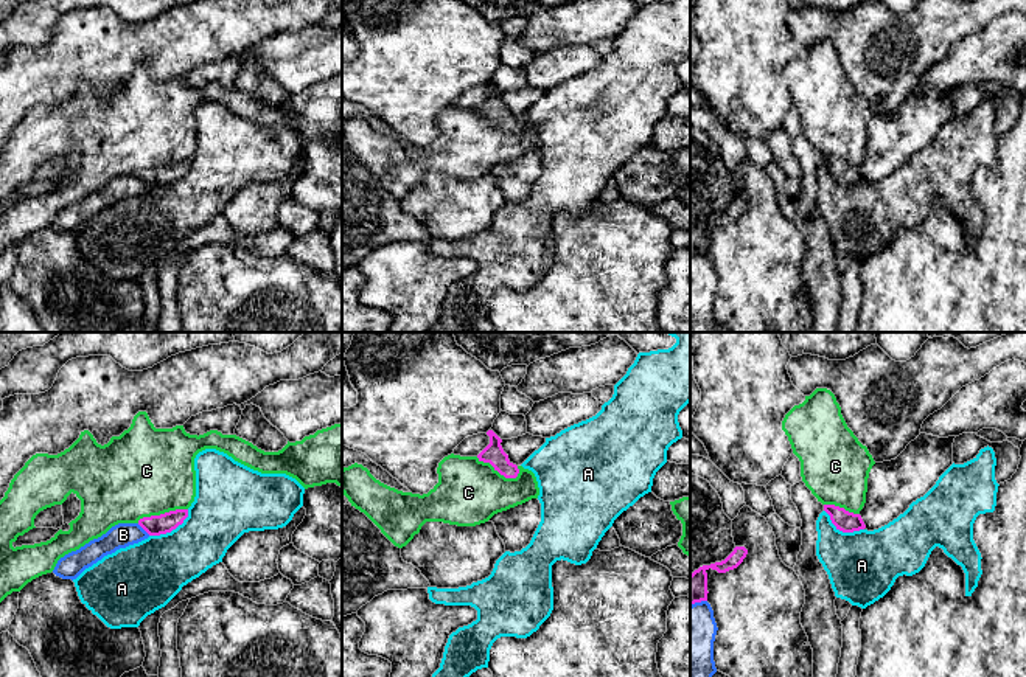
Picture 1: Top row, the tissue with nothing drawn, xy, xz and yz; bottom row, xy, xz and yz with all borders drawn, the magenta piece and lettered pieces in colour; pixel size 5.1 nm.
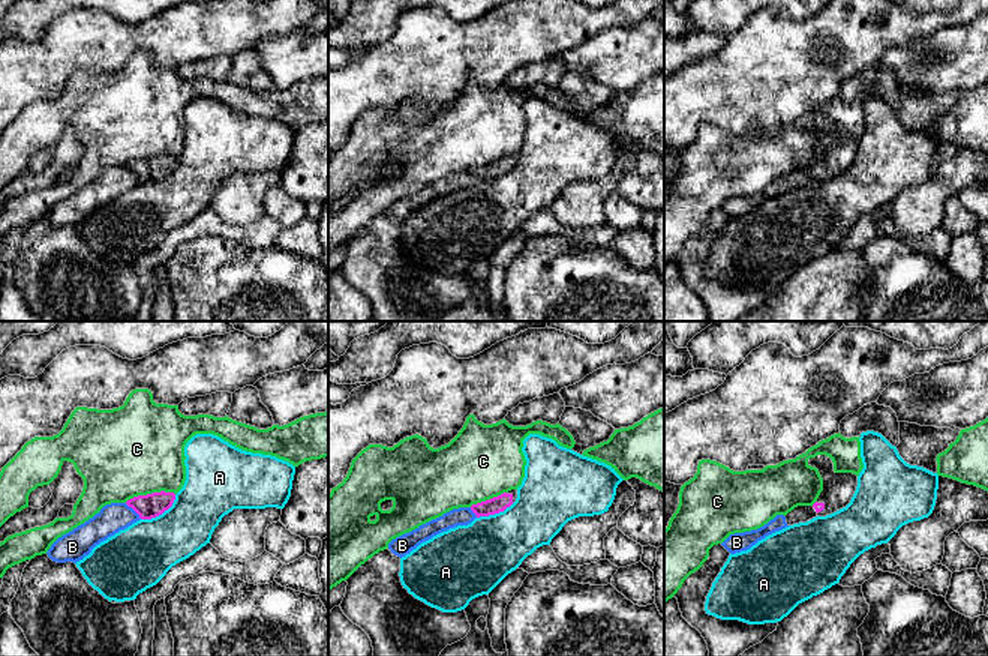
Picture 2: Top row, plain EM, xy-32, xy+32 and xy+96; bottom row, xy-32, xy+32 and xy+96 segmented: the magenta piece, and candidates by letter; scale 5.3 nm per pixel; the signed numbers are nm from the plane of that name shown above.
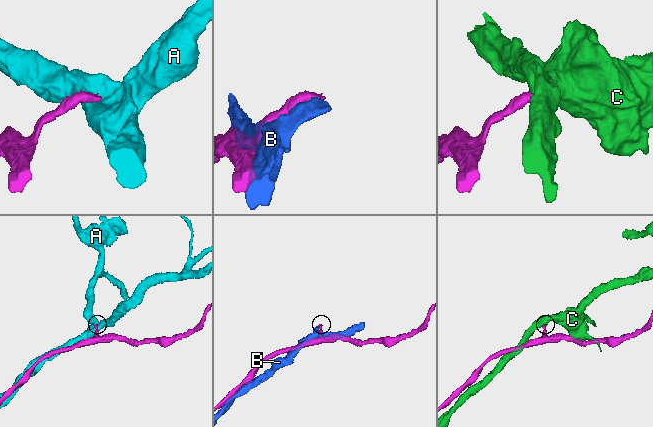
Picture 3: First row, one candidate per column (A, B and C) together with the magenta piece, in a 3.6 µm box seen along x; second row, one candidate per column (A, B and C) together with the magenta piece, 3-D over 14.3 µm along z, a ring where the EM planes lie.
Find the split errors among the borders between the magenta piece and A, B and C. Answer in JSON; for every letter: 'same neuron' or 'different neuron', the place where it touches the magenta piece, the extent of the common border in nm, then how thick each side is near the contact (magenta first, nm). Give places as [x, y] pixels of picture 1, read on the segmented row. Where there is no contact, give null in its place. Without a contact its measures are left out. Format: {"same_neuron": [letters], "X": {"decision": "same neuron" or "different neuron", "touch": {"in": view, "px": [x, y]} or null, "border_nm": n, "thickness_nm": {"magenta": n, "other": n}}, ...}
{"same_neuron": [], "A": {"decision": "different neuron", "touch": {"in": "xy", "px": [171, 530]}, "border_nm": 240, "thickness_nm": {"magenta": 110, "other": 340}}, "B": {"decision": "different neuron", "touch": {"in": "xy", "px": [143, 528]}, "border_nm": 90, "thickness_nm": {"magenta": 110, "other": 130}}, "C": {"decision": "different neuron", "touch": {"in": "xz", "px": [498, 471]}, "border_nm": 240, "thickness_nm": {"magenta": 110, "other": 340}}}

